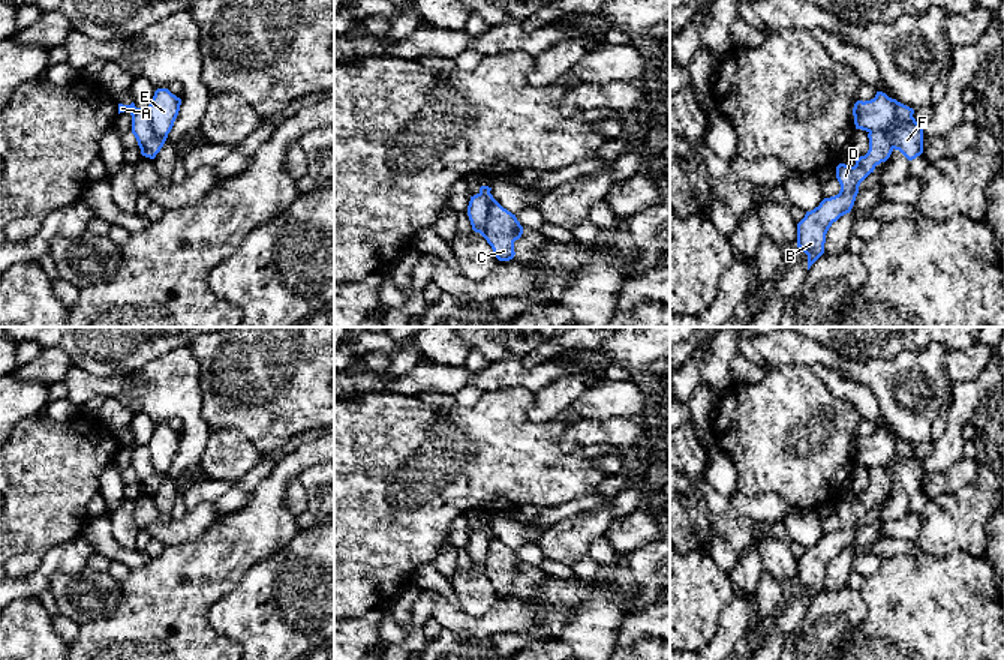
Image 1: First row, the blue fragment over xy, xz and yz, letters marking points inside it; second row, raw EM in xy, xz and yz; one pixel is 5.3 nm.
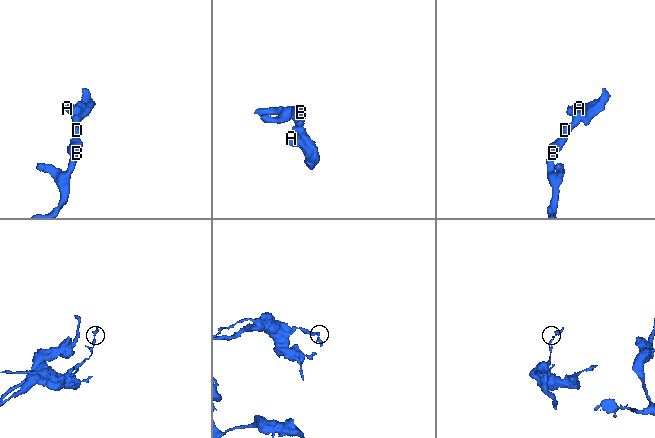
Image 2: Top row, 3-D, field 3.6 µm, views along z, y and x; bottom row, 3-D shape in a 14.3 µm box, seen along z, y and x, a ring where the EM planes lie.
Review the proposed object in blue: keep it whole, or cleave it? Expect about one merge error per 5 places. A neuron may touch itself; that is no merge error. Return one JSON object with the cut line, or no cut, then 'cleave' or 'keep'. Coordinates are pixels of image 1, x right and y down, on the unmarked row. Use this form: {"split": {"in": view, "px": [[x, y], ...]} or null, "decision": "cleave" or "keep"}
{"split": {"in": "yz", "px": [[896, 438], [896, 456], [902, 461]]}, "decision": "cleave"}

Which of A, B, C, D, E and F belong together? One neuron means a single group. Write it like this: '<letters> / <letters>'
A B D / C E F

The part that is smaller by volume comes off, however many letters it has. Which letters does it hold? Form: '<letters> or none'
C, E, F

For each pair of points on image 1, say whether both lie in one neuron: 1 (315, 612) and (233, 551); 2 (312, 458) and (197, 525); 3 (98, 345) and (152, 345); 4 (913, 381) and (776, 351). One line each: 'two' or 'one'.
1: two
2: two
3: one
4: one

